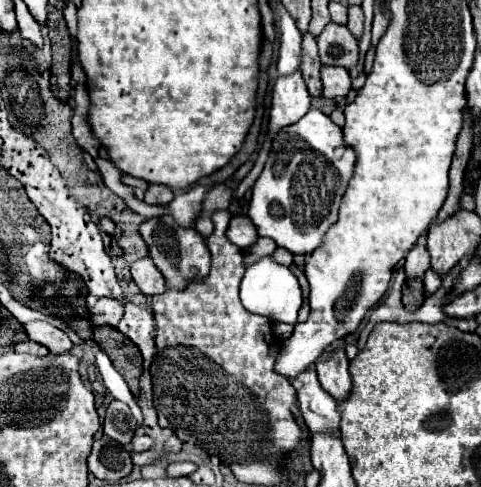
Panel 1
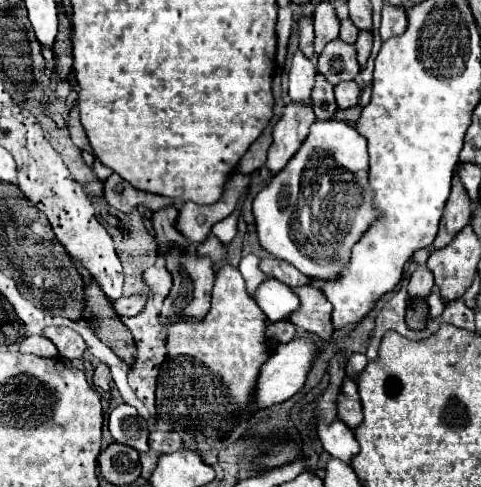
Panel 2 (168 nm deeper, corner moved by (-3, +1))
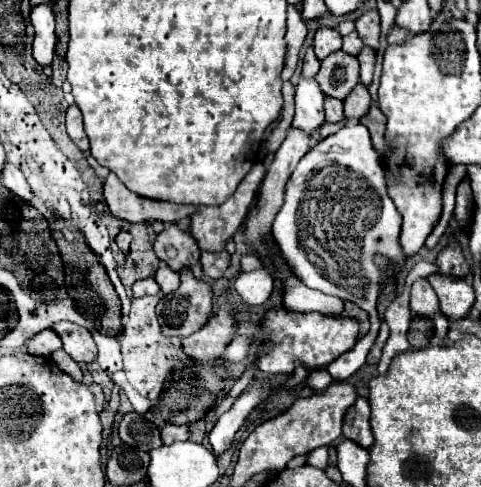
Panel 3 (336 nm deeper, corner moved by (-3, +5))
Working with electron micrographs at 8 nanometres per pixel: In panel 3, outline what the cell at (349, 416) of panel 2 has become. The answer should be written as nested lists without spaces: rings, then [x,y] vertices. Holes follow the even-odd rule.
[[[358,396],[356,404],[352,404],[344,416],[344,426],[342,426],[344,436],[360,444],[362,448],[368,448],[372,444],[372,432],[368,420],[370,420],[368,400]]]

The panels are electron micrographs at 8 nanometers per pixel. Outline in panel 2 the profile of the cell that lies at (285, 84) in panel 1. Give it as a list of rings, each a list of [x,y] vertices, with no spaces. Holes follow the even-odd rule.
[[[290,102],[284,108],[282,120],[274,126],[274,142],[268,150],[268,160],[266,160],[266,168],[270,170],[272,176],[280,172],[284,164],[288,164],[290,156],[296,154],[296,150],[304,142],[304,136],[308,136],[308,126],[312,126],[314,120],[316,116],[312,112],[312,106],[308,104],[304,106]]]

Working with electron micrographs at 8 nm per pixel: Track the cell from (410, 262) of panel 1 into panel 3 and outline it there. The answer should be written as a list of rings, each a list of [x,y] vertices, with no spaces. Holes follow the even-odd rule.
[[[420,278],[412,284],[410,308],[414,314],[420,314],[420,316],[432,316],[432,312],[436,312],[438,296],[426,278]]]

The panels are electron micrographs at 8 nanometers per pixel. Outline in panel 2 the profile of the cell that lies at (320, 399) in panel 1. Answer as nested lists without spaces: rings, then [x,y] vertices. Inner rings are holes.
[[[338,418],[332,424],[318,424],[318,438],[322,440],[324,450],[332,456],[342,460],[344,464],[350,464],[352,456],[356,456],[358,452],[358,442],[354,438],[354,432],[348,430],[348,426],[344,422],[340,422]]]

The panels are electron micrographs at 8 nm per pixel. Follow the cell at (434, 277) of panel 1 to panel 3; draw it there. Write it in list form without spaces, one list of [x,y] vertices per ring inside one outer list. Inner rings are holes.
[[[436,312],[434,316],[432,316],[432,320],[434,320],[434,330],[436,330],[436,334],[440,336],[440,340],[446,336],[446,332],[448,332],[448,318],[442,314],[442,312]]]

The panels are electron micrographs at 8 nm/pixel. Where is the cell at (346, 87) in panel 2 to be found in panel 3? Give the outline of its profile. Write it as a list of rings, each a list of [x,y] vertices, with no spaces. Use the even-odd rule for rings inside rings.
[[[356,84],[356,88],[344,100],[344,114],[350,120],[360,120],[370,108],[370,94],[364,84]]]

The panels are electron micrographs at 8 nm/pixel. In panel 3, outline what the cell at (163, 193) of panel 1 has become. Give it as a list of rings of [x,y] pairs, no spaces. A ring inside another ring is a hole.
[[[166,224],[166,228],[156,236],[154,252],[176,272],[180,268],[188,268],[198,272],[198,278],[202,278],[200,248],[190,232],[184,232],[182,228],[178,228],[178,224]]]

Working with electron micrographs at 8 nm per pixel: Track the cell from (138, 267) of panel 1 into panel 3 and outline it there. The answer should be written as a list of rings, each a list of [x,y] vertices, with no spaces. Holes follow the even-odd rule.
[[[162,264],[162,266],[156,270],[154,280],[158,282],[158,286],[160,286],[160,290],[162,290],[164,294],[170,294],[170,292],[176,290],[178,284],[180,284],[180,276],[178,276],[178,272],[174,272],[172,268],[168,268],[166,264]]]

